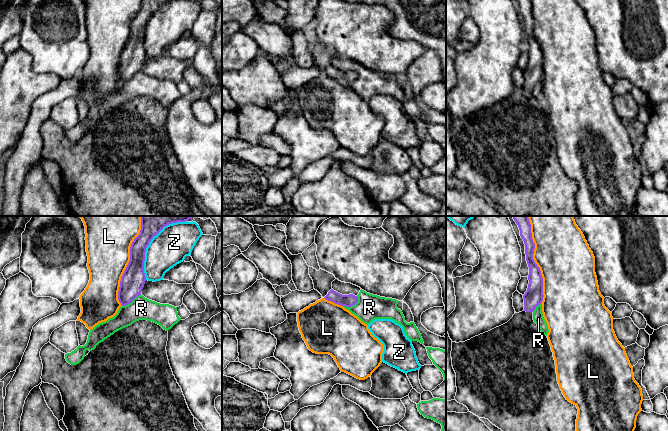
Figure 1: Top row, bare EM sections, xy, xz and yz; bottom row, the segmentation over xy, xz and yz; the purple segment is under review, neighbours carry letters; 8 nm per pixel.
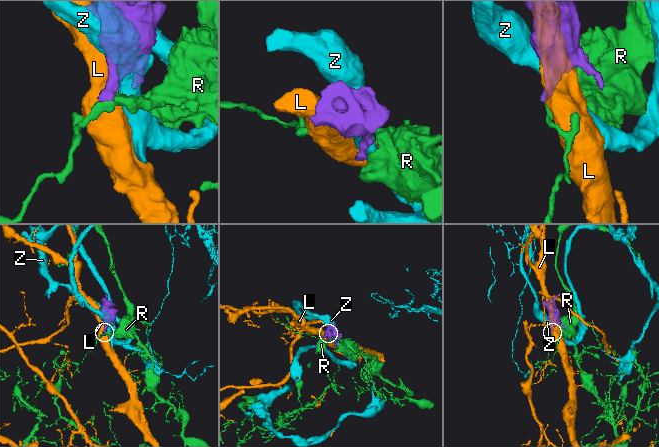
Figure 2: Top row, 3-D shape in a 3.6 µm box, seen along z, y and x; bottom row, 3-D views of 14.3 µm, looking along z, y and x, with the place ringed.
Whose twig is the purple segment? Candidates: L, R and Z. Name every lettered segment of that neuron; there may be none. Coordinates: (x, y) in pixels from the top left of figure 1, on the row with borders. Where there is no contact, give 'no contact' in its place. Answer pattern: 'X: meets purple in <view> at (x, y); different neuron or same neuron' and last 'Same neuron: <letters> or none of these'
L: meets purple in xy at (129, 261); different neuron
R: meets purple in xz at (352, 305); different neuron
Z: meets purple in xy at (149, 242); different neuron
Same neuron: none of these

